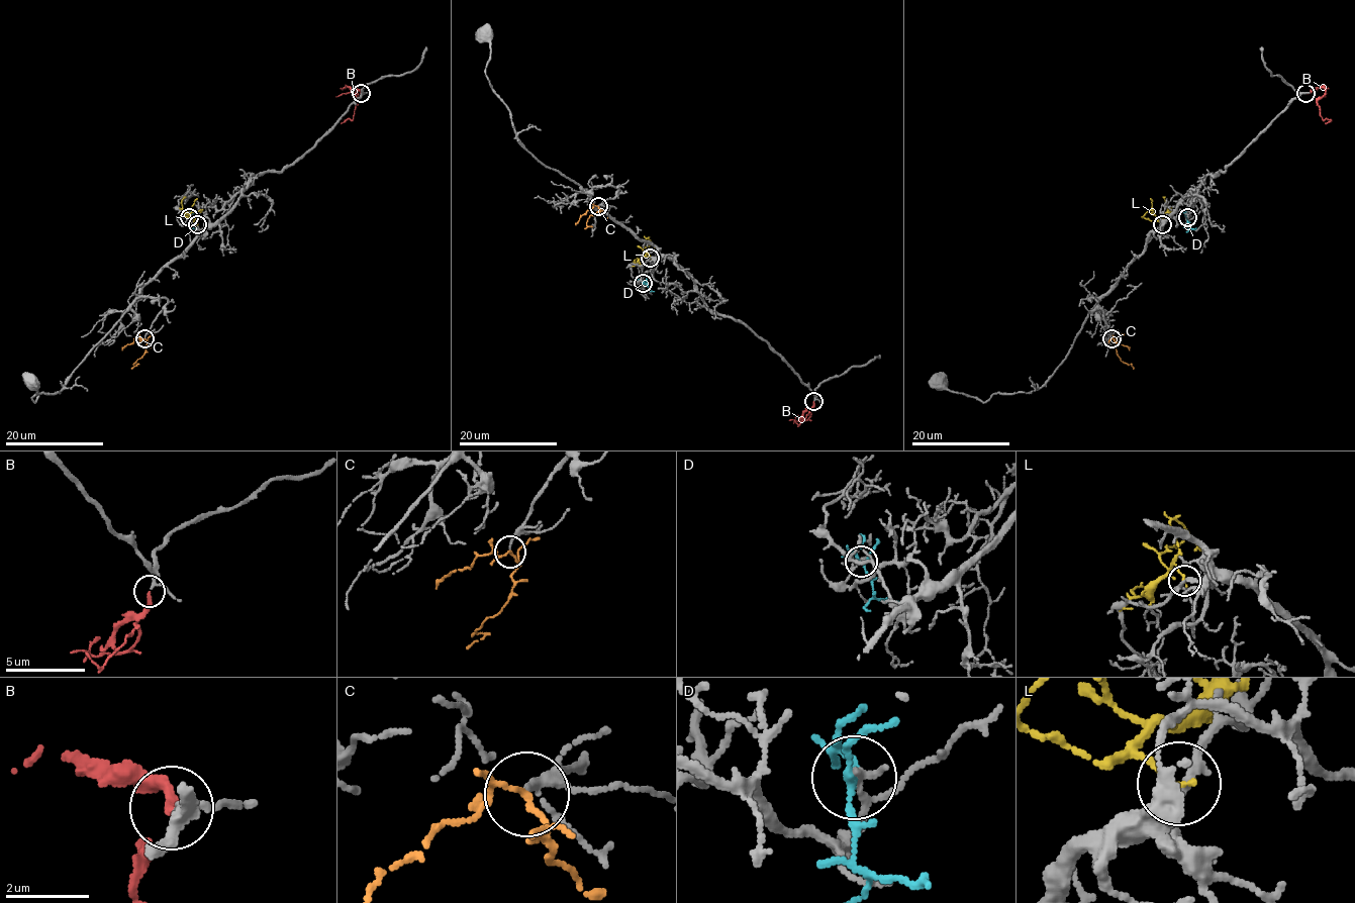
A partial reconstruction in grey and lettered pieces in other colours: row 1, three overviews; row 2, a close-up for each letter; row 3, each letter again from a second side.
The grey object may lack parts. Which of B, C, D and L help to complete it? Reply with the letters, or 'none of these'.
B, C

